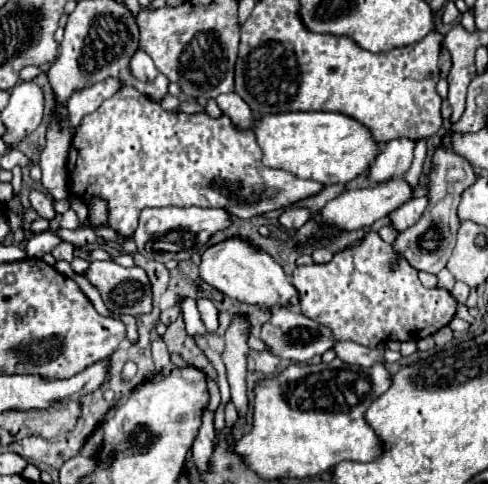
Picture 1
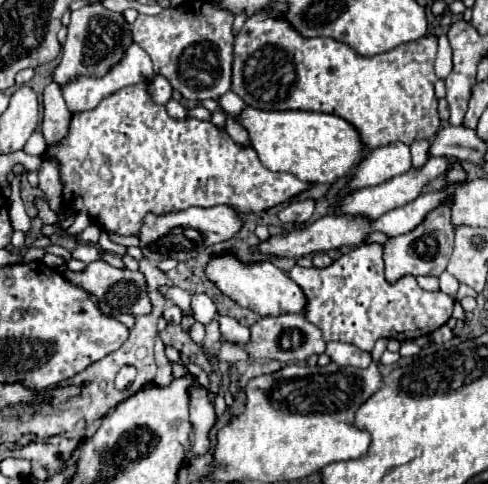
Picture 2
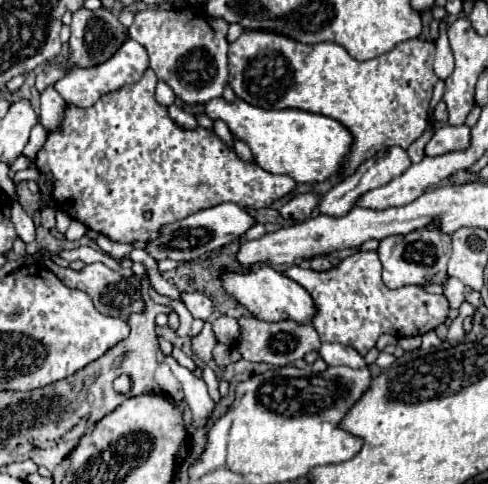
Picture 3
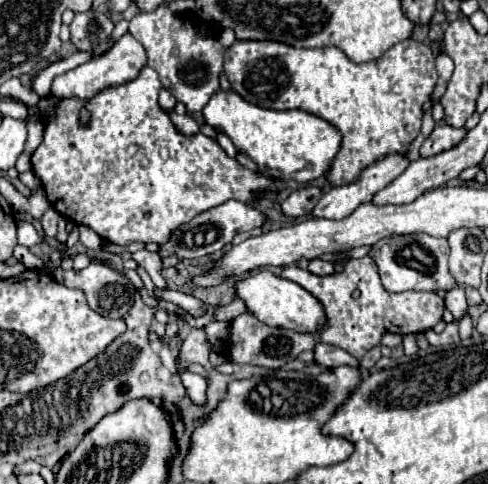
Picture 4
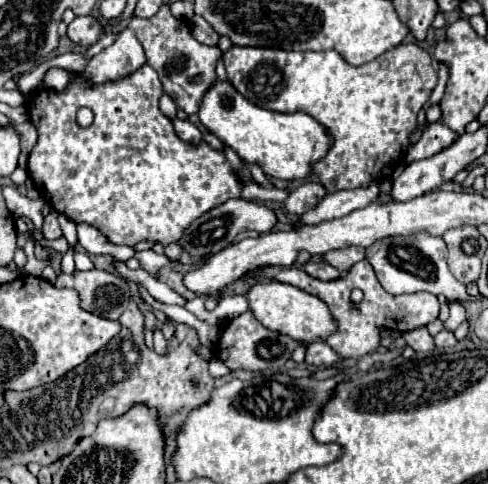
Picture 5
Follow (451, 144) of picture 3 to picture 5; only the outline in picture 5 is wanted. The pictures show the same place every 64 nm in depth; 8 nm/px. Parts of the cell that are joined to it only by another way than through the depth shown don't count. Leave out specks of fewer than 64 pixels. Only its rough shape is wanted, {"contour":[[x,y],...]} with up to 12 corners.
{"contour":[[434,122],[408,148],[404,162],[430,158],[458,140],[446,124]]}

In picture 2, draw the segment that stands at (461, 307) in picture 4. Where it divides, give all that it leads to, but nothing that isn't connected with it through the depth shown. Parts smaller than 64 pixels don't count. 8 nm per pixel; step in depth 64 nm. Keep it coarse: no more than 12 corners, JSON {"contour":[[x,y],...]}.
{"contour":[[440,274],[440,290],[454,298],[458,280],[452,274]]}

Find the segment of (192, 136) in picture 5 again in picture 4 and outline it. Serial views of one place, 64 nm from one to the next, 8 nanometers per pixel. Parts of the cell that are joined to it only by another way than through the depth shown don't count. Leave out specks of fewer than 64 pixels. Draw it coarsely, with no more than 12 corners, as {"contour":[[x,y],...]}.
{"contour":[[170,112],[174,126],[182,134],[196,134],[198,124],[190,114]]}

